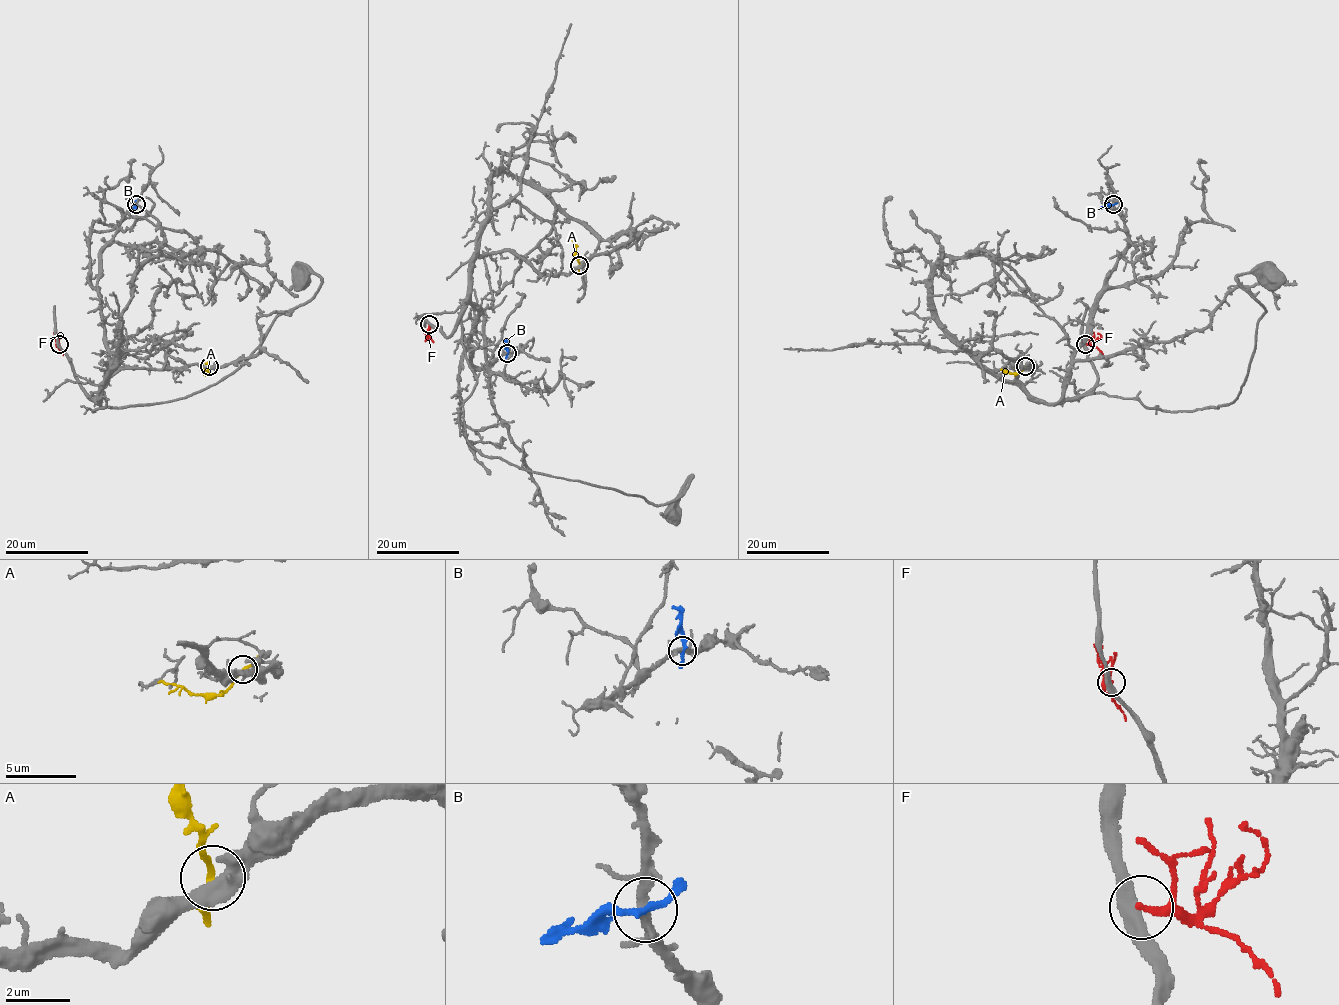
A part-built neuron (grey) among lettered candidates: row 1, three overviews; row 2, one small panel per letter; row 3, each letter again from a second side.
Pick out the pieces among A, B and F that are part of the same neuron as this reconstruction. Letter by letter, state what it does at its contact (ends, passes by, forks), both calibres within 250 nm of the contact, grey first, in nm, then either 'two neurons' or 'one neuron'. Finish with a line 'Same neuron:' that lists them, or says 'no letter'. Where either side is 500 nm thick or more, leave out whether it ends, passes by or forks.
A: 500 nm thick on the grey side, 200 nm on the other; two neurons
B: it passes by; 300 nm thick on the grey side, 240 nm on the other; two neurons
F: it passes by; 380 nm thick on the grey side, 150 nm on the other; two neurons
Same neuron: no letter

